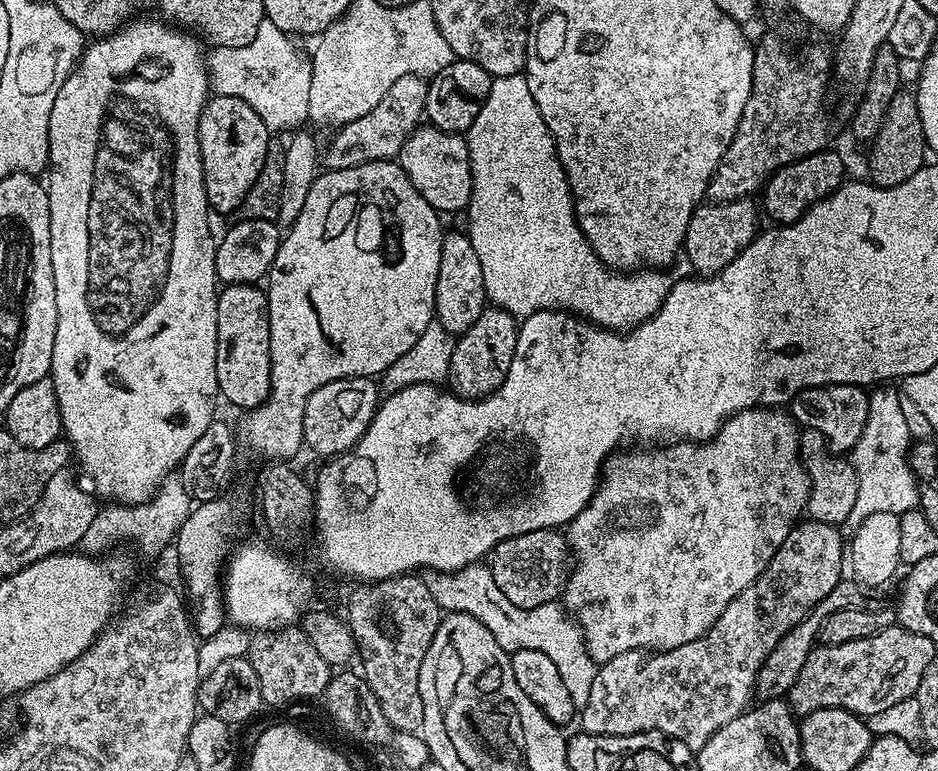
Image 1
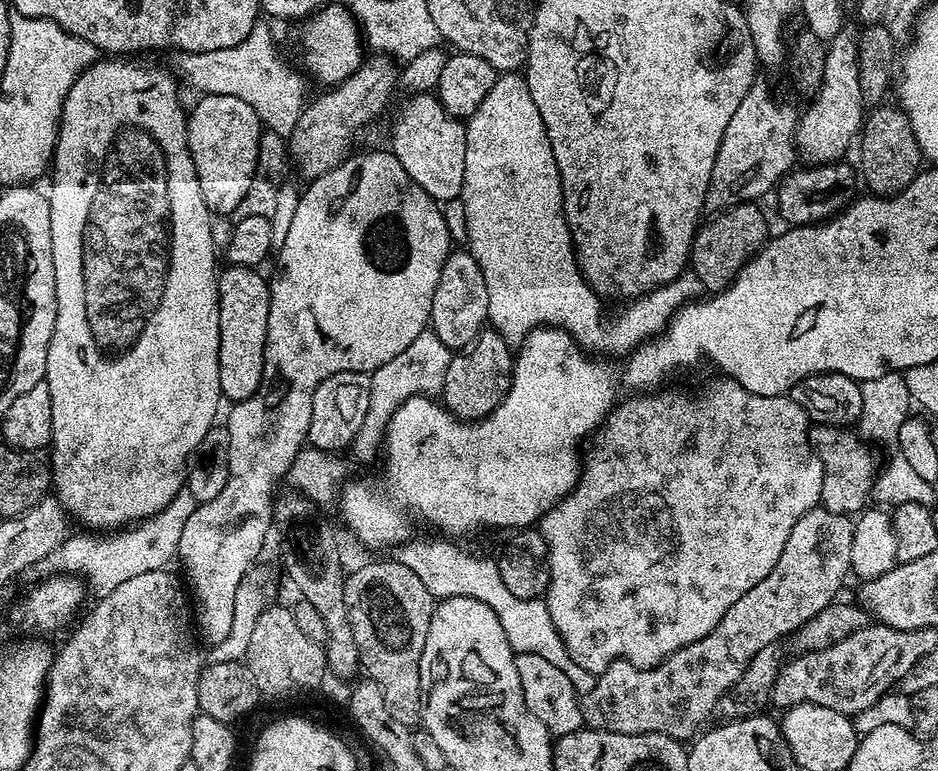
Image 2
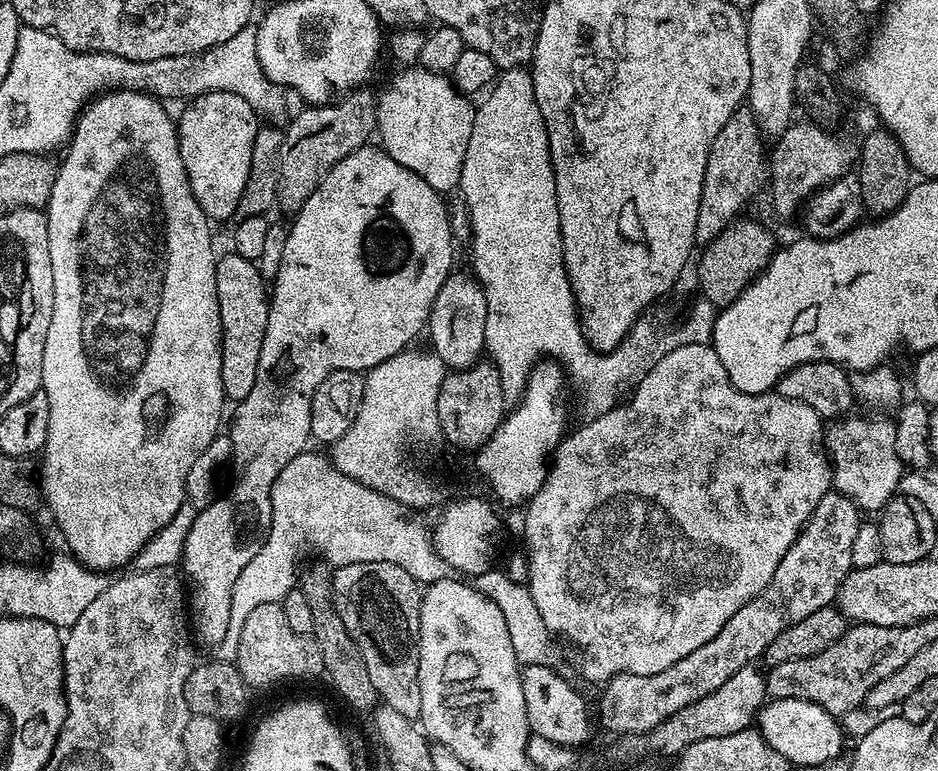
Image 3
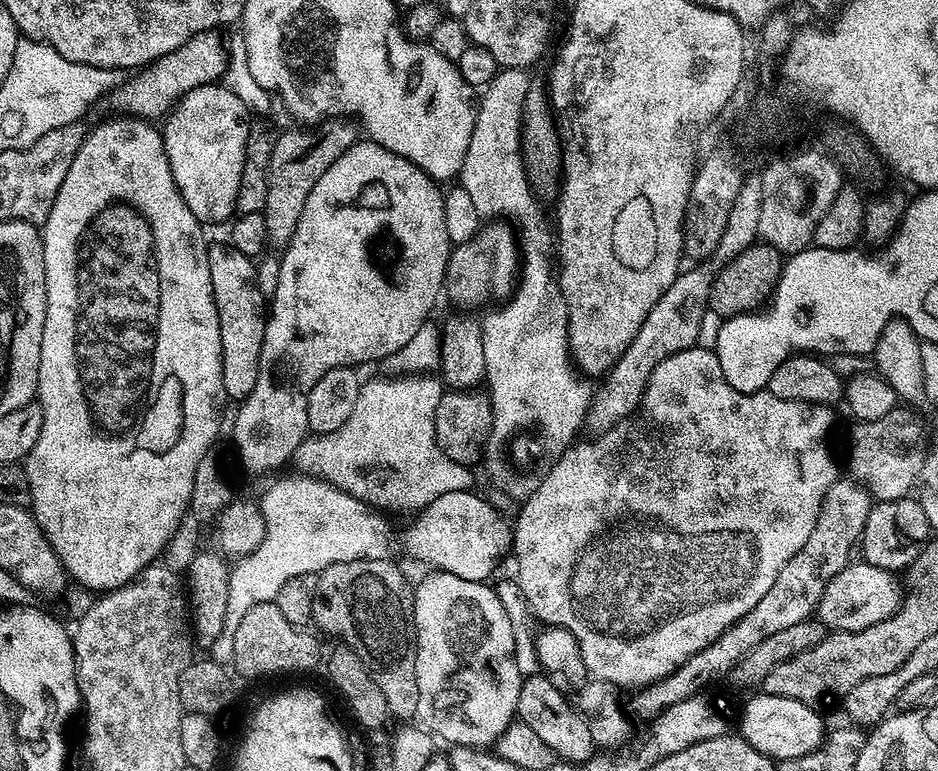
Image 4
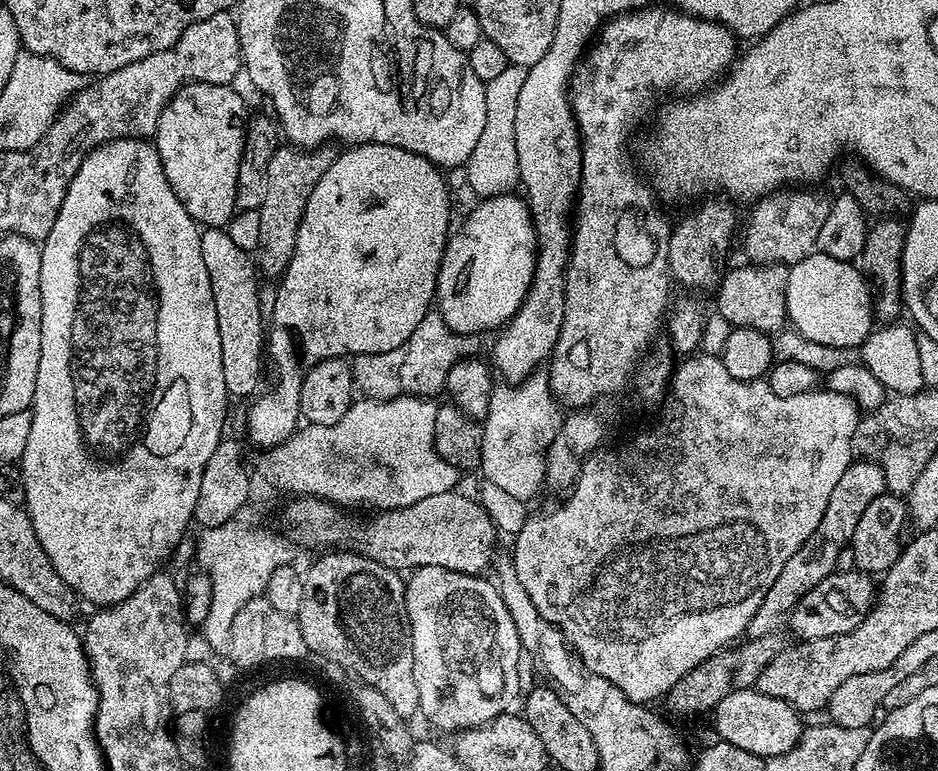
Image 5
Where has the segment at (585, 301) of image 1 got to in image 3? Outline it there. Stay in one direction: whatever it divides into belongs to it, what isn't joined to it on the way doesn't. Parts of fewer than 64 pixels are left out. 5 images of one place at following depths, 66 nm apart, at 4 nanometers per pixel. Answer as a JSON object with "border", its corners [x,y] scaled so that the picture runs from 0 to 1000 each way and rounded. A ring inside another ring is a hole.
{"border":[[[559,86],[536,89],[519,115],[516,127],[507,140],[505,169],[501,169],[488,249],[495,253],[499,285],[503,289],[502,351],[518,381],[518,459],[535,490],[535,511],[542,521],[553,520],[558,514],[563,488],[577,467],[587,464],[596,470],[609,502],[611,498],[618,512],[617,543],[626,547],[656,529],[662,515],[699,473],[700,467],[724,446],[758,446],[765,402],[756,389],[743,388],[743,394],[738,399],[738,425],[721,425],[716,431],[715,407],[700,398],[680,411],[667,438],[655,454],[636,457],[631,451],[618,422],[618,401],[614,398],[614,383],[610,379],[601,344],[597,274],[584,170],[569,127],[566,92]]]}

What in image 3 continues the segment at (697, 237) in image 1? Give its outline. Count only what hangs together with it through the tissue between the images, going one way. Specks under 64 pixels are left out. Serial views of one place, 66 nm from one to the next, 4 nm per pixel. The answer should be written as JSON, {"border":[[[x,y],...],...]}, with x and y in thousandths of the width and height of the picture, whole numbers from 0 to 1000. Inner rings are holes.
{"border":[[[793,284],[781,285],[760,311],[749,318],[751,328],[742,348],[742,363],[746,367],[745,383],[756,389],[764,402],[783,392],[783,387],[790,384],[802,370],[802,364],[823,339],[823,331],[829,320],[829,313],[823,307],[823,301],[817,292]]]}

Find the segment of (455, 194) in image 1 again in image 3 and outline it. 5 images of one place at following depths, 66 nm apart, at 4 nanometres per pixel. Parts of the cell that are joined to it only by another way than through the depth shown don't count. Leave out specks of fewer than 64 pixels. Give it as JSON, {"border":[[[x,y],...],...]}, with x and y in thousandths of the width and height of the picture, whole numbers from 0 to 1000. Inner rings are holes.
{"border":[[[440,86],[428,87],[422,95],[423,99],[403,119],[401,171],[403,182],[405,176],[404,185],[424,215],[441,220],[441,226],[463,241],[465,249],[478,252],[481,244],[482,248],[489,245],[501,169],[505,169],[505,135],[472,93]]]}

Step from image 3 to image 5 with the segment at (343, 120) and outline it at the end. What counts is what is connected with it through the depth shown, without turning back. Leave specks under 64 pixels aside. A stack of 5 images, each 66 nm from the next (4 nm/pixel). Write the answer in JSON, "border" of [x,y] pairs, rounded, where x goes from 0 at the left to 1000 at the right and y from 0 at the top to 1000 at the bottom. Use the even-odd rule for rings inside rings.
{"border":[[[300,189],[295,192],[292,205],[288,205],[288,220],[284,236],[284,258],[276,270],[275,319],[271,328],[271,341],[276,357],[281,361],[297,361],[309,345],[309,335],[313,329],[313,319],[318,314],[318,293],[324,281],[326,262],[330,262],[330,252],[335,252],[335,241],[339,241],[339,231],[348,226],[360,201],[354,189],[339,192],[317,192]]]}

